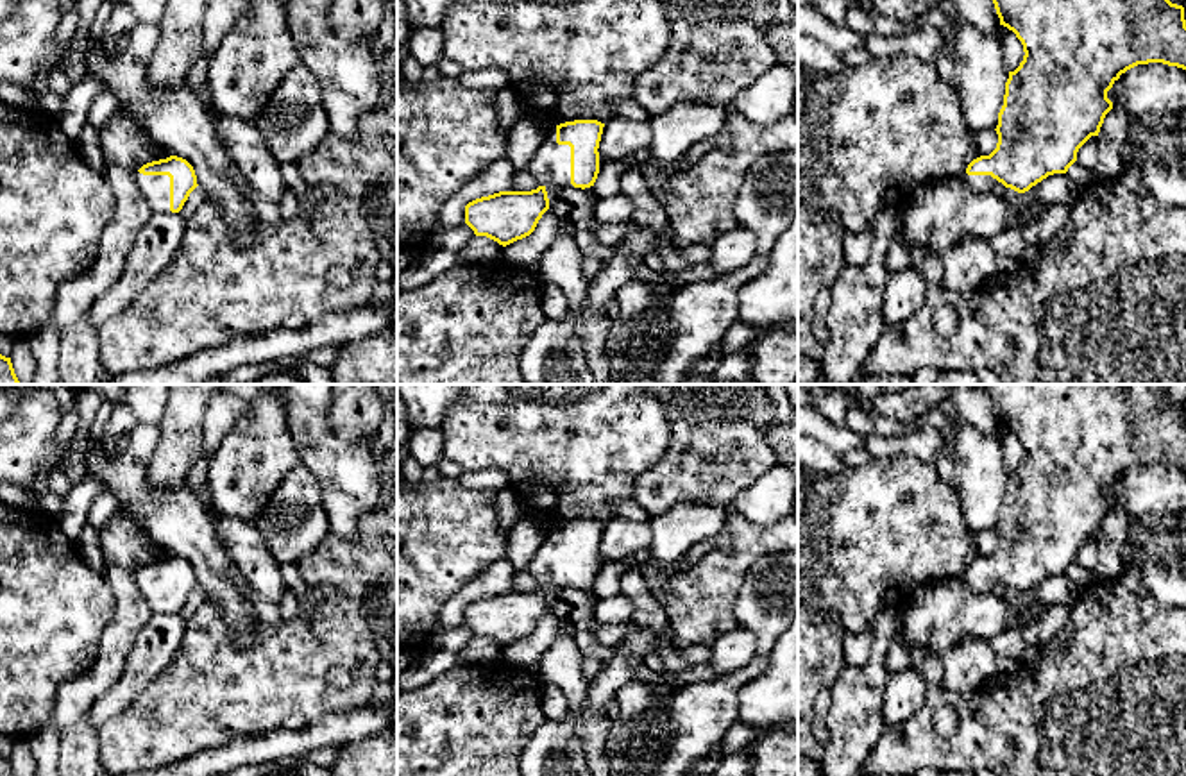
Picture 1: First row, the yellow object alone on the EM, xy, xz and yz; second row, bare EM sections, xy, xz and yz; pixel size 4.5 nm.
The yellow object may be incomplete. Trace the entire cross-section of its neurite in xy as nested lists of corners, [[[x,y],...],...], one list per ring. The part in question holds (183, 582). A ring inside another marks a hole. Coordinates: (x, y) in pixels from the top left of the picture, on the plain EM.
[[[177,556],[147,563],[132,576],[152,613],[179,613],[199,586],[193,567]]]

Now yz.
[[[986,384],[986,390],[995,404],[1000,426],[1007,427],[1016,434],[1023,445],[1023,461],[1014,472],[1009,472],[1005,483],[1004,506],[998,513],[998,544],[989,556],[973,560],[968,569],[959,576],[973,592],[991,594],[996,583],[1011,588],[1018,594],[1029,592],[1032,586],[1054,574],[1066,574],[1068,569],[1077,561],[1079,549],[1091,538],[1098,536],[1106,515],[1113,510],[1113,502],[1107,499],[1107,492],[1120,479],[1122,474],[1148,463],[1163,463],[1186,470],[1186,420],[1184,408],[1172,404],[1165,395],[1165,384]]]

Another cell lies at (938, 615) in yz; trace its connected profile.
[[[952,578],[918,588],[900,612],[903,637],[893,638],[887,653],[889,674],[912,667],[909,647],[923,645],[941,656],[959,640],[989,640],[1009,629],[1027,604],[1011,606],[993,594],[977,594]]]

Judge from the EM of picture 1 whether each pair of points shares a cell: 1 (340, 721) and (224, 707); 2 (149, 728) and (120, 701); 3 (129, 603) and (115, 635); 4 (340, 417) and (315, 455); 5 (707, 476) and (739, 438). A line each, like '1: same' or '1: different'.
1: different
2: different
3: same
4: different
5: same

